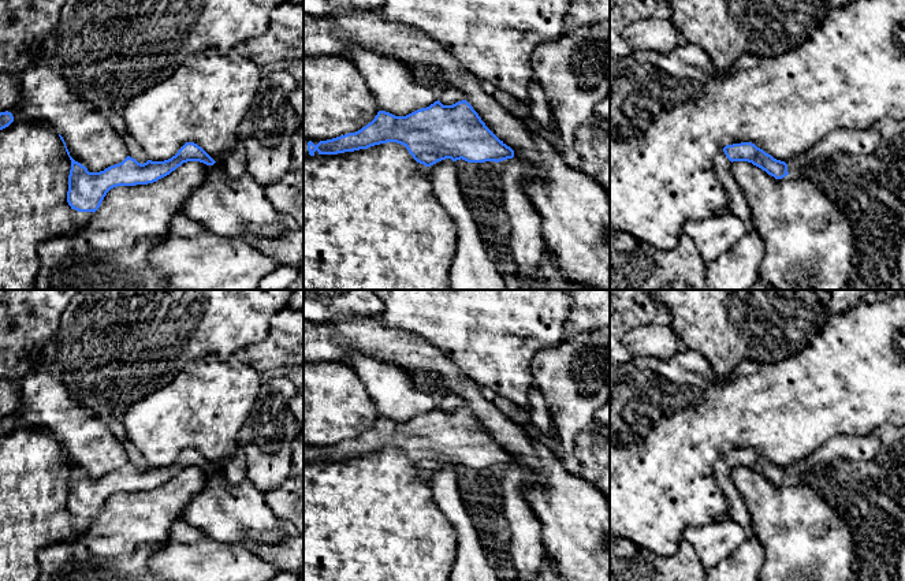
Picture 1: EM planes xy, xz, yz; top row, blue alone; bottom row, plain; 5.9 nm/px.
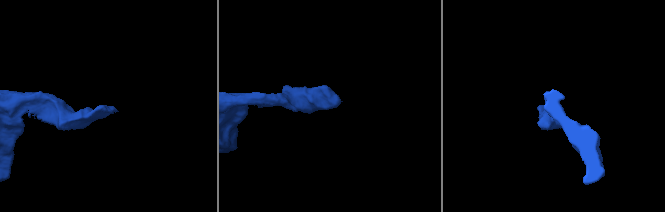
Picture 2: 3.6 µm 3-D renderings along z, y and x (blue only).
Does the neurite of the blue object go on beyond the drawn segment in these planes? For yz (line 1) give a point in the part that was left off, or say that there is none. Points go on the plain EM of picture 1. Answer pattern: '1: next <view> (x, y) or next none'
1: next yz (737, 510)

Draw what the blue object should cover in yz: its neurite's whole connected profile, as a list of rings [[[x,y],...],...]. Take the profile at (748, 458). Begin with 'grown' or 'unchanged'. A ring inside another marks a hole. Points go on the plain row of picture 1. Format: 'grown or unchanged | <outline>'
grown | [[[752,448],[726,451],[716,462],[714,469],[715,480],[716,485],[727,499],[727,517],[741,525],[746,533],[752,535],[752,517],[748,506],[731,480],[730,472],[733,468],[752,469],[775,485],[782,485],[789,481],[787,470],[774,465],[771,461],[766,459]]]

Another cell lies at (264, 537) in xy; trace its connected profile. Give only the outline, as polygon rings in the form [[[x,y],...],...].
[[[261,532],[261,533],[249,533],[249,536],[258,544],[264,545],[278,545],[283,541],[284,535],[282,532]]]

